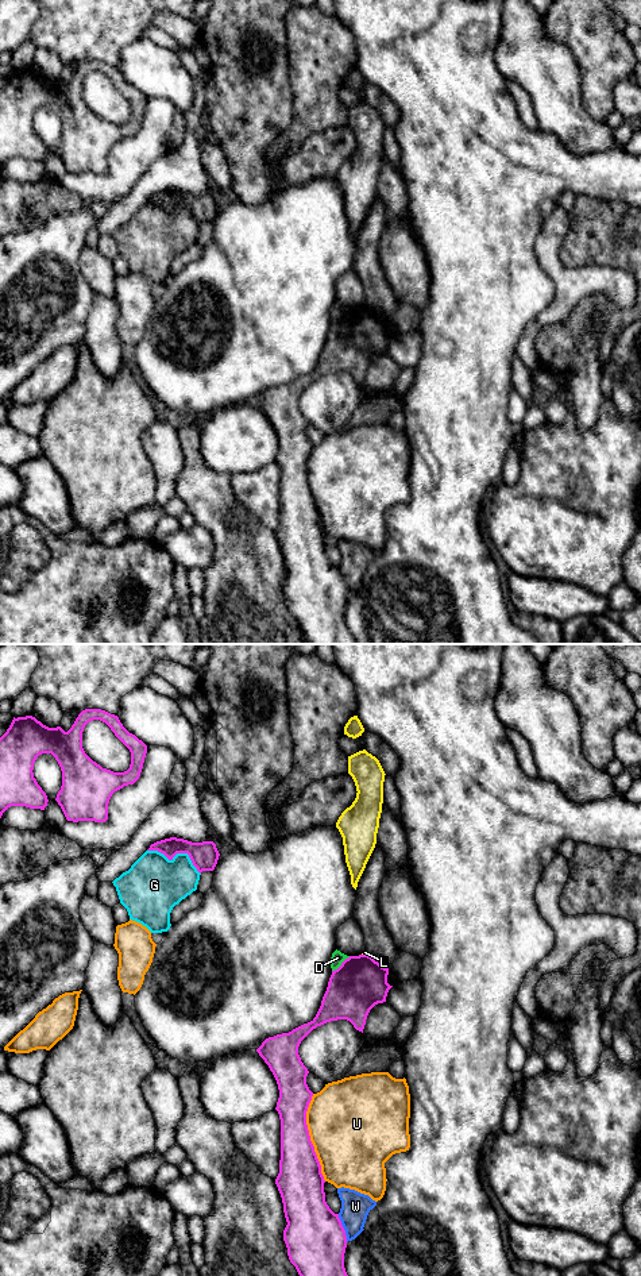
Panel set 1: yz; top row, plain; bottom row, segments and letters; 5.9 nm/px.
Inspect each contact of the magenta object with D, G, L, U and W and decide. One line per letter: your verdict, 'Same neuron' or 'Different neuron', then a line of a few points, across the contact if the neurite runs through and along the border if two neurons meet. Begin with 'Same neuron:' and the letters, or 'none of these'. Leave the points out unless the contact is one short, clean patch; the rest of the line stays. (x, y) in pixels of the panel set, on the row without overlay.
Same neuron: none of these
D: Different neuron. Line: yz (350, 308), (332, 323)
G: Different neuron
L: Different neuron
U: Different neuron
W: Different neuron

